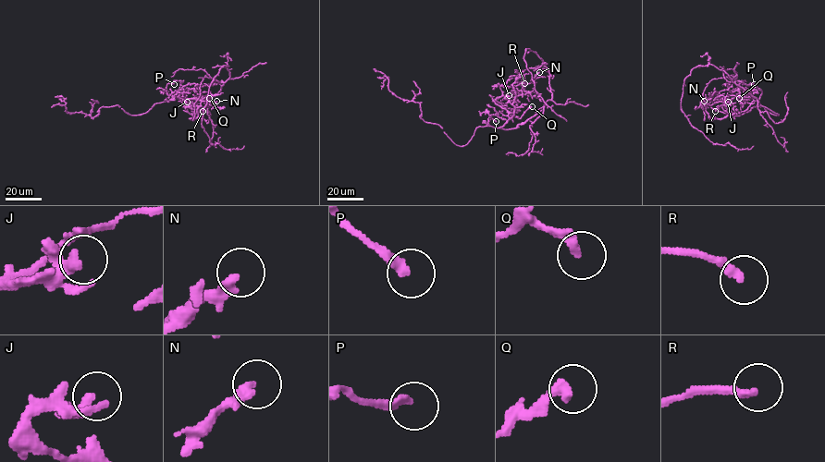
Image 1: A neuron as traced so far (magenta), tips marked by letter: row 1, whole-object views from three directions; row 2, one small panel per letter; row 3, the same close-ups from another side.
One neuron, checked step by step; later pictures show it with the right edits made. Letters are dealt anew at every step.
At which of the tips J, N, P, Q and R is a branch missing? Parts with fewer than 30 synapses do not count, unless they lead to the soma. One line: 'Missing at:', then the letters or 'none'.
Missing at: none

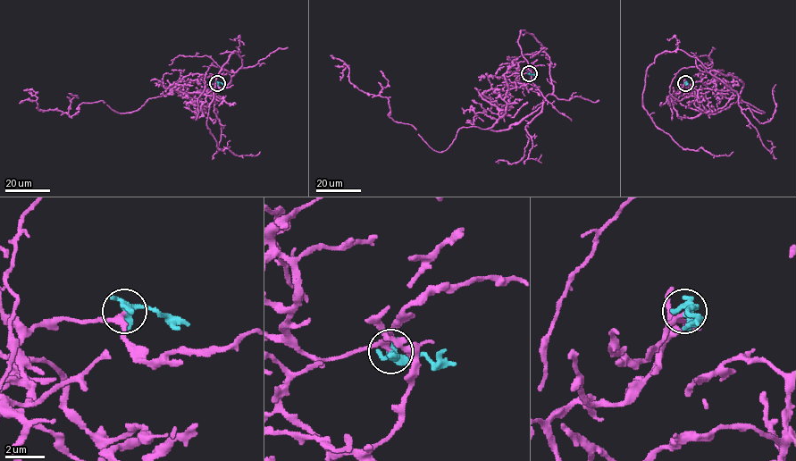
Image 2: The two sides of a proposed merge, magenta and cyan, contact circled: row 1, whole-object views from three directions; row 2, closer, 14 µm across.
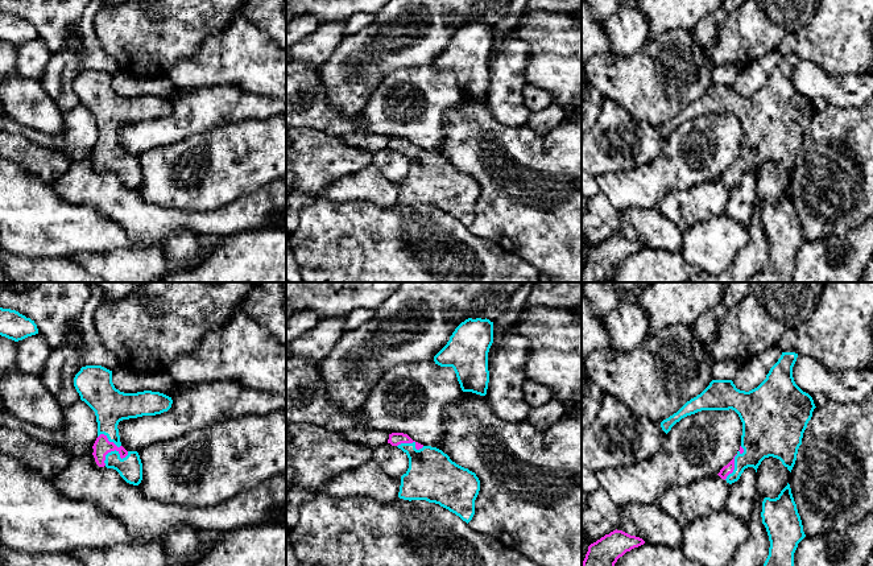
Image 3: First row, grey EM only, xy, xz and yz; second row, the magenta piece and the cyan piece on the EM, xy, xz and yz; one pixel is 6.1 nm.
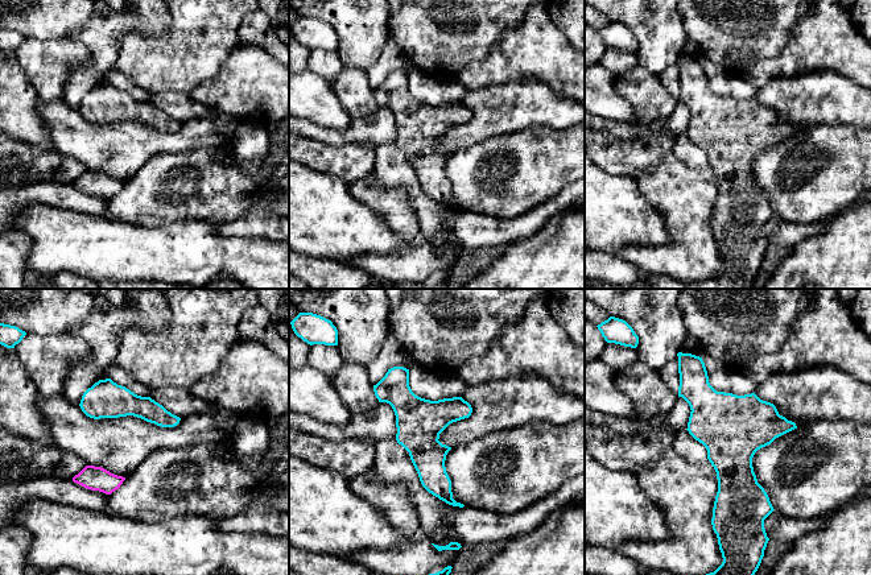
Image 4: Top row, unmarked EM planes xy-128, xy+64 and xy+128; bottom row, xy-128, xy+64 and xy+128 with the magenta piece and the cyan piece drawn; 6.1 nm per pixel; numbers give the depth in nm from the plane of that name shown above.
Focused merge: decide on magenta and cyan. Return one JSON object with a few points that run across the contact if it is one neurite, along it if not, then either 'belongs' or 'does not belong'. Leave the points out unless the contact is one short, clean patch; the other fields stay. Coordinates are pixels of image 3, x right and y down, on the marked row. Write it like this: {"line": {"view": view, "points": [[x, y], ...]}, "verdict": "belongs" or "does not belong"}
{"line": {"view": "yz", "points": [[729, 467], [733, 462], [764, 434]]}, "verdict": "belongs"}

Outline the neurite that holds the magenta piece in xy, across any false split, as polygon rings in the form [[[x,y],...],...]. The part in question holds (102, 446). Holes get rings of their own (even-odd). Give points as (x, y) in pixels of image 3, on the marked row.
[[[102,365],[82,367],[74,377],[74,387],[96,416],[98,438],[92,446],[96,464],[113,468],[127,483],[138,486],[142,480],[140,455],[121,446],[117,425],[123,420],[167,412],[171,397],[152,391],[120,392],[112,383],[112,371]]]

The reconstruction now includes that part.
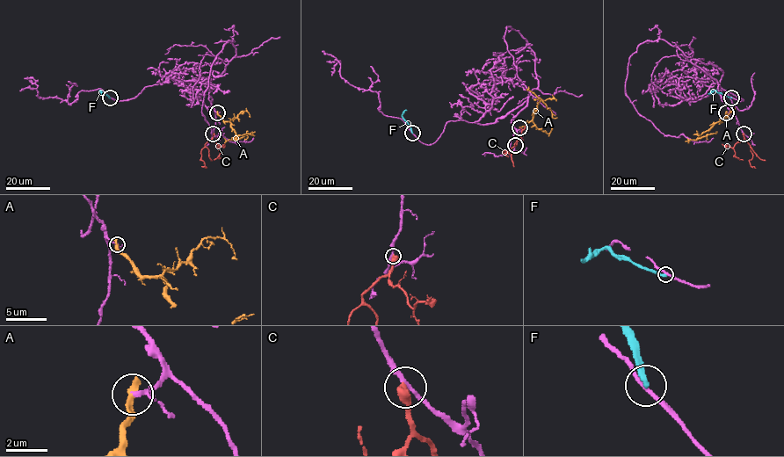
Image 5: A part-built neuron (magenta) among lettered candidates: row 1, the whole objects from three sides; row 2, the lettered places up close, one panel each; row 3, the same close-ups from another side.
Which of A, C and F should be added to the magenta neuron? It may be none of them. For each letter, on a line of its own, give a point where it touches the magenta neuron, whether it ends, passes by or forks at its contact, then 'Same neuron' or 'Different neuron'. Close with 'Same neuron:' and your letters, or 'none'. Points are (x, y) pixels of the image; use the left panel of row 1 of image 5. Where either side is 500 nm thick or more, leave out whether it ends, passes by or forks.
A: Touches magenta at (217, 112). It ends there. Different neuron
C: Touches magenta at (213, 134). It ends there. Different neuron
F: Touches magenta at (110, 97). It ends there. Different neuron
Same neuron: none

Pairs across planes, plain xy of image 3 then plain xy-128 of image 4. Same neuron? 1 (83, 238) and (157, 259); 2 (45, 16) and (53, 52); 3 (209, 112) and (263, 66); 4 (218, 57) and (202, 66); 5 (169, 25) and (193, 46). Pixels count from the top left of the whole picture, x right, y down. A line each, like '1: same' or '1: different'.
1: same
2: different
3: different
4: different
5: same

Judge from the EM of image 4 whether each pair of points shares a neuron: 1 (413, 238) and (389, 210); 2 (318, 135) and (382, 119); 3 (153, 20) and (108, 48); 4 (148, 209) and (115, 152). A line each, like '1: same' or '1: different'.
1: same
2: same
3: same
4: different

